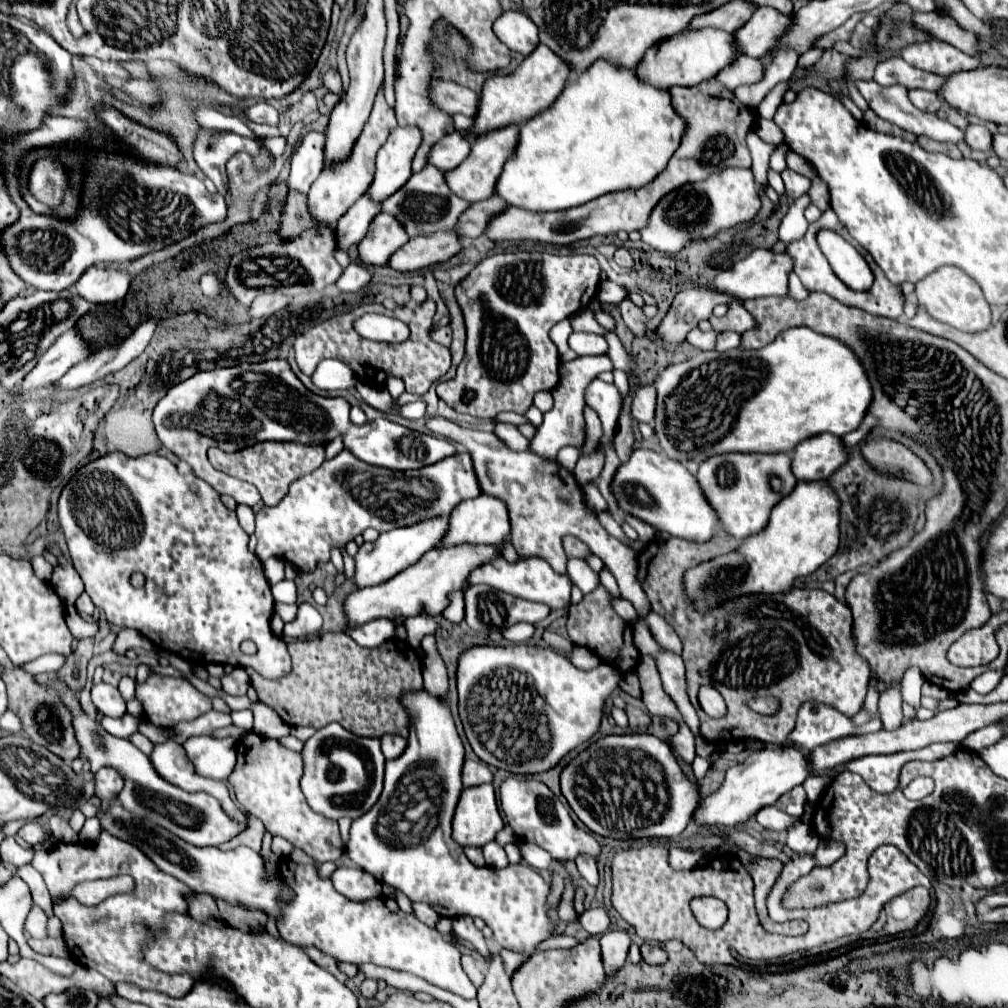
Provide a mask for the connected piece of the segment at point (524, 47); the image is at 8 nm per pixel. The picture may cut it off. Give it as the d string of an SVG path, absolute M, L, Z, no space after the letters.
M504 11L494 21L494 33L504 45L522 55L530 55L538 45L538 27L526 13L520 11Z

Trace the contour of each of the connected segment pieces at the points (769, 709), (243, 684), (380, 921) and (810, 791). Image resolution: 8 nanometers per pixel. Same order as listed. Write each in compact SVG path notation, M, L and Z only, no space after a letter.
M754 699L754 701L750 701L750 709L756 713L762 713L762 715L770 715L778 709L778 703L774 699Z
M236 667L232 673L224 675L222 677L222 689L231 696L246 695L250 687L250 679L248 679L248 673L240 667Z
M280 859L278 873L296 893L294 901L284 907L284 913L278 919L278 931L288 943L314 945L336 961L374 963L406 971L464 999L476 997L476 987L464 973L460 951L451 938L430 929L414 915L404 913L394 899L376 897L364 903L348 901L332 887L330 879L318 877L314 865L296 865L290 859Z
M810 775L802 783L802 787L804 787L806 795L808 795L808 801L816 801L824 793L824 789L832 783L832 779L834 779L834 775Z

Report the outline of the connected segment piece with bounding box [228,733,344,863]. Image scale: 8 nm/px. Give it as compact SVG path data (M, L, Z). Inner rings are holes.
M256 733L244 737L238 743L238 763L228 781L234 785L236 799L244 811L256 815L270 835L288 839L294 847L306 851L314 861L336 861L344 853L344 845L338 833L338 823L318 815L306 803L300 791L302 755L278 745L276 739L260 737Z

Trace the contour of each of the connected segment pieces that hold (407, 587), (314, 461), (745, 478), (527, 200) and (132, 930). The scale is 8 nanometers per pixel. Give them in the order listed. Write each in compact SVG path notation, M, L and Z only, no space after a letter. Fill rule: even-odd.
M482 545L482 547L434 547L430 549L426 555L422 555L422 559L418 559L414 565L410 565L408 569L400 571L396 577L388 579L382 585L374 585L374 587L364 587L358 591L352 591L350 595L346 595L344 599L344 627L354 629L360 627L372 619L380 619L380 617L388 617L388 619L406 619L406 617L414 617L414 615L438 615L444 611L448 599L446 595L454 589L458 589L462 583L466 583L466 575L478 567L478 563L486 563L486 559L494 557L494 551L500 551L498 547L490 547L490 545Z
M264 441L252 447L244 447L236 453L210 449L208 459L218 471L252 483L260 491L264 505L276 505L286 495L292 481L316 471L324 463L324 447L306 447L302 443L288 441Z
M788 453L710 457L706 463L700 463L696 479L706 501L716 511L724 531L738 541L762 531L770 521L770 511L774 505L788 497L796 487Z
M600 59L588 71L568 81L554 105L520 125L518 143L498 177L496 195L510 207L546 213L578 207L606 191L646 185L666 167L668 159L678 149L682 127L684 123L670 105L668 91L642 83L634 69L620 69Z
M102 831L100 839L90 845L58 843L52 851L36 851L32 867L40 871L52 895L52 909L54 915L62 921L64 941L68 945L72 961L96 969L112 983L130 981L142 989L156 989L170 997L183 997L192 989L192 985L196 983L192 975L170 975L158 971L156 967L150 967L150 963L146 963L142 953L144 945L150 943L158 931L162 931L162 921L166 915L188 915L188 897L194 897L194 891L190 891L190 887L186 887L172 875L160 871L154 861L148 859L136 845ZM120 873L128 873L136 879L136 891L130 895L106 899L100 905L100 913L94 913L96 909L88 909L70 895L76 883L108 879ZM62 895L66 895L66 899L60 899Z

